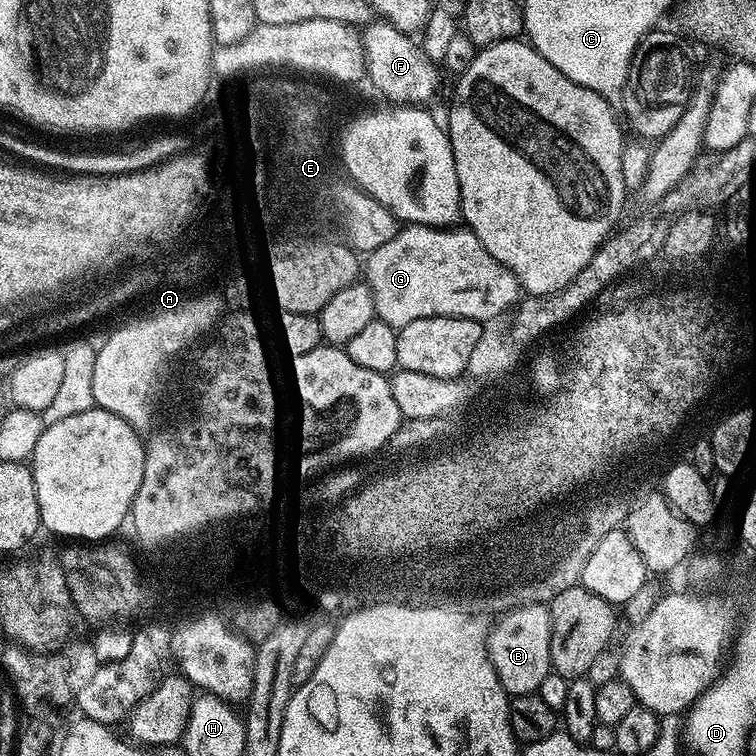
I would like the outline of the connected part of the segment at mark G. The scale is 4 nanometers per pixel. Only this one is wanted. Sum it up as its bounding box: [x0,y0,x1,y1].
[366,224,518,330]

